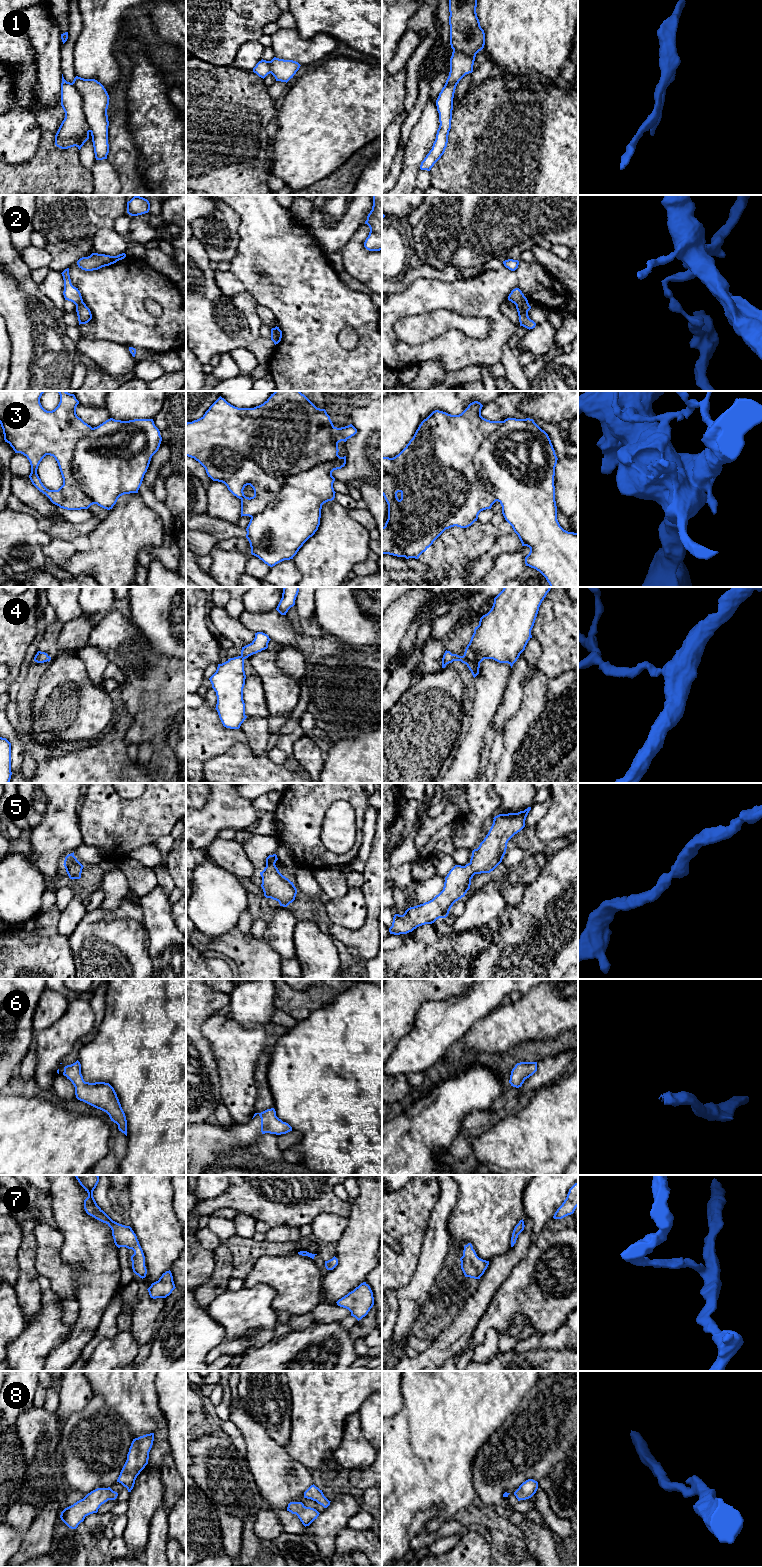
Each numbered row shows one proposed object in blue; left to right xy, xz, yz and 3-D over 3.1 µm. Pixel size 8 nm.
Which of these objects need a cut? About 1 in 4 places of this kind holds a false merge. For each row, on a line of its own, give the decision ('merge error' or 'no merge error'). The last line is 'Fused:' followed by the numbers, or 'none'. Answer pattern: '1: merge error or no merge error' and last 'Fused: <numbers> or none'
1: merge error
2: merge error
3: merge error
4: no merge error
5: no merge error
6: no merge error
7: no merge error
8: no merge error
Fused: 1, 2, 3

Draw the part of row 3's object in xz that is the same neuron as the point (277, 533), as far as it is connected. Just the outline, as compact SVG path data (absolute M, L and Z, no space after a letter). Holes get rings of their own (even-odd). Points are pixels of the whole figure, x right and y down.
M339 455L328 462L321 462L309 470L287 479L277 498L251 517L246 528L251 554L270 567L293 559L303 544L318 530L322 505L335 498L332 472L346 464L346 456Z

